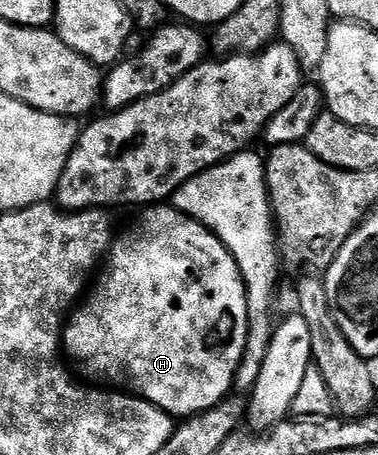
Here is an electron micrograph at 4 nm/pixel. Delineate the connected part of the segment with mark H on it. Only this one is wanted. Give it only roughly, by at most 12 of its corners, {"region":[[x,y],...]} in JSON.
{"region":[[172,204],[68,315],[86,383],[184,420],[234,389],[231,252]]}

